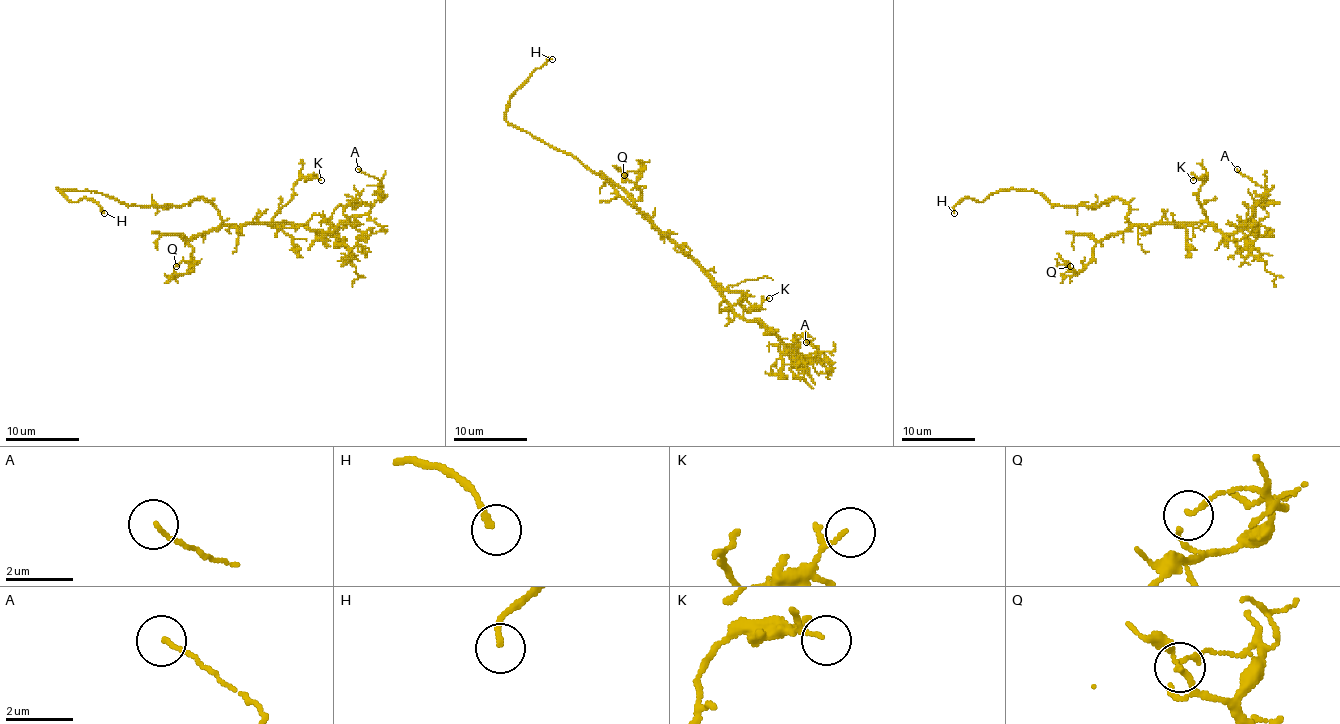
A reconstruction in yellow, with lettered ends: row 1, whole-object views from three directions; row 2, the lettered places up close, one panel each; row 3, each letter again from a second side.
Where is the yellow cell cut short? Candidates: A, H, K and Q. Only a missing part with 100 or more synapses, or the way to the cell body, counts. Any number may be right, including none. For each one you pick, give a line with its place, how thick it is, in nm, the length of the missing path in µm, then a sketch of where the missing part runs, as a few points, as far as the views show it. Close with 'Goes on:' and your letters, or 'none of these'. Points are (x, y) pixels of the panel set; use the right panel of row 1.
H: Place: (954, 213). Thickness 160 nm. Missing length about 5 µm. Course of what is missing: (954, 213), (947, 224), (932, 213)
Goes on: H

